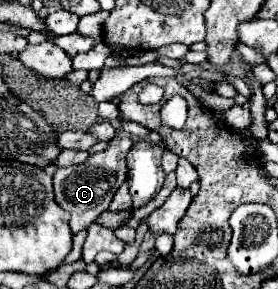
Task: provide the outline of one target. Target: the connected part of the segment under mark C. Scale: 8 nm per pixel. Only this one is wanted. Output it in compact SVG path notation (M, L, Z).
M116 136L110 140L108 150L92 154L88 162L76 164L70 168L58 168L54 174L54 192L56 192L56 202L72 214L70 218L70 228L72 232L80 232L88 228L96 216L100 216L104 210L108 210L108 204L116 190L122 186L122 182L128 176L128 166L126 166L126 154L132 148L130 136Z

